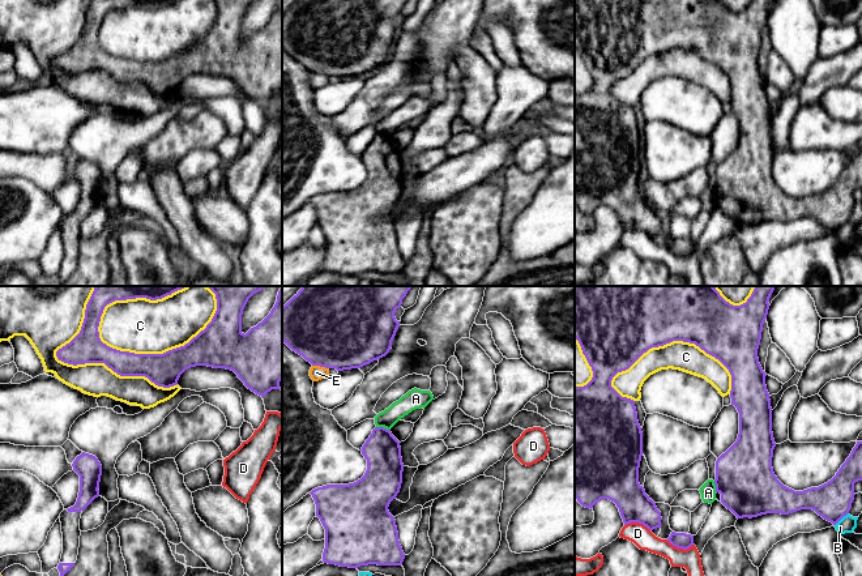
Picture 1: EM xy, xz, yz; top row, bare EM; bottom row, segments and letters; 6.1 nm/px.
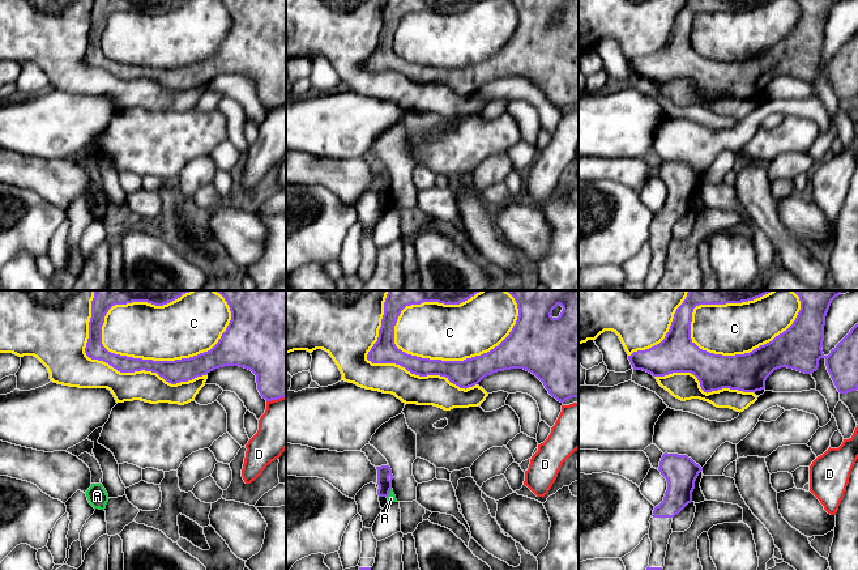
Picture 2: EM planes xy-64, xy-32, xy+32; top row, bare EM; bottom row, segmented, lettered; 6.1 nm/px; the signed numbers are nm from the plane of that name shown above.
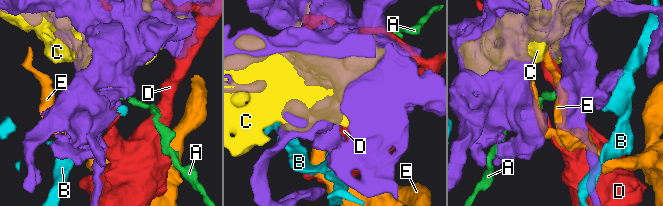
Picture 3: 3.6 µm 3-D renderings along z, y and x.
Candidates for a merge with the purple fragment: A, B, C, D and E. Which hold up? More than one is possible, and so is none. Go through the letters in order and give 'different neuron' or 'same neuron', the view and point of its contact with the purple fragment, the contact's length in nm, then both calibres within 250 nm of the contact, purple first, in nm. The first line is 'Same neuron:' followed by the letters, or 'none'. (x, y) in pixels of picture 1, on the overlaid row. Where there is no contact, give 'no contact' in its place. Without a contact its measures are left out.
Same neuron: none
A: different neuron; meets purple in xz at (383, 427); contact 90 nm long; 220 nm thick on the purple side, 120 nm on the other
B: different neuron; meets purple in yz at (841, 517); contact 120 nm long; 240 nm thick on the purple side, 100 nm on the other
C: different neuron; meets purple in xy at (169, 350); contact 750 nm long; 220 nm thick on the purple side, 340 nm on the other
D: different neuron; meets purple in yz at (679, 547); contact 170 nm long; 100 nm thick on the purple side, 120 nm on the other
E: different neuron; meets purple in xz at (320, 366); contact 100 nm long; 500 nm thick on the purple side, 90 nm on the other

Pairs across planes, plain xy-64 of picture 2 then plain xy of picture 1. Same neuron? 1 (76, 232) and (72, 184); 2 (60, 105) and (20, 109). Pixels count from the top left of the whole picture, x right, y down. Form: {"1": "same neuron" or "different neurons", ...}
{"1": "same neuron", "2": "same neuron"}

